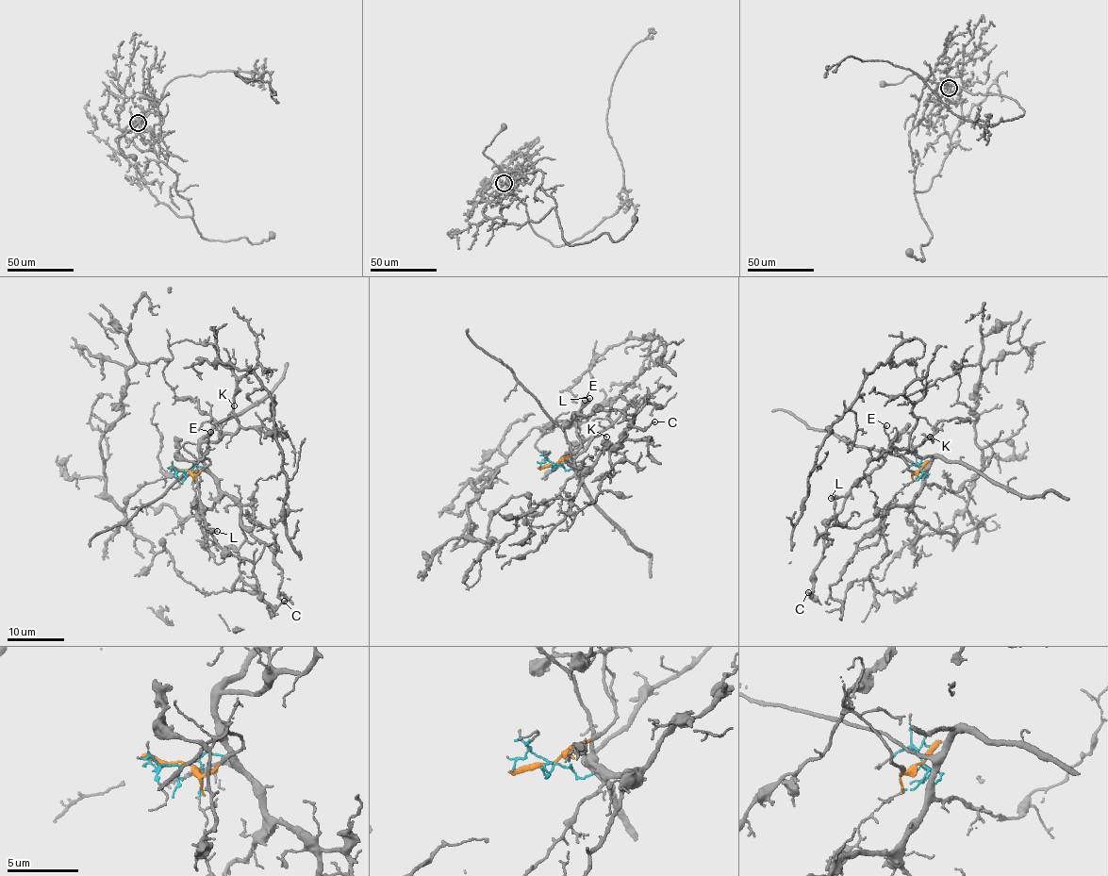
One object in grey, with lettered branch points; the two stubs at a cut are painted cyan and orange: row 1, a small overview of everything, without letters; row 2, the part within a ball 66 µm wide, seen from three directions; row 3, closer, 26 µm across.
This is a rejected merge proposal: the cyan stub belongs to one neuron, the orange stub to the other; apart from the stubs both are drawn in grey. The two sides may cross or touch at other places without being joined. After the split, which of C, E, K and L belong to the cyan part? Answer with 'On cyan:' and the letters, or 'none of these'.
On cyan: K

